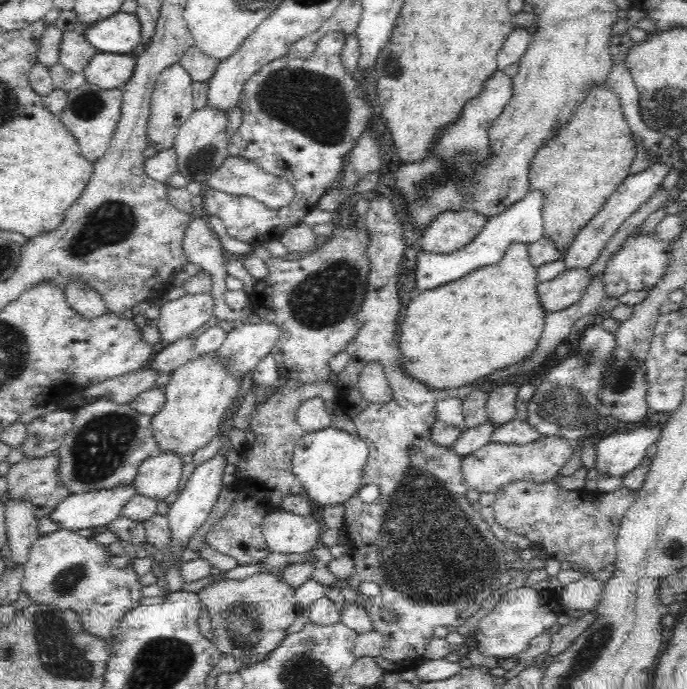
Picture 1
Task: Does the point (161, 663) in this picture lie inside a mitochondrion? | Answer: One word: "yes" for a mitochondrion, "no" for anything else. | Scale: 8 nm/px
yes

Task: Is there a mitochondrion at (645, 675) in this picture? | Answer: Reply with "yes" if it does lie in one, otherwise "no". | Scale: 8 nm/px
no

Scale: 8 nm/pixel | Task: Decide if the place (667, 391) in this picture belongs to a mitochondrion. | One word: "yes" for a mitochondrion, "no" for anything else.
no

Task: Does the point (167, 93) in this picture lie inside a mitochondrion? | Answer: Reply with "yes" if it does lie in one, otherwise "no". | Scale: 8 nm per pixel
no

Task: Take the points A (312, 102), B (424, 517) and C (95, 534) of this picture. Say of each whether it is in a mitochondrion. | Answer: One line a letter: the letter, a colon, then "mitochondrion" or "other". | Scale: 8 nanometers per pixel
A: mitochondrion
B: mitochondrion
C: other

